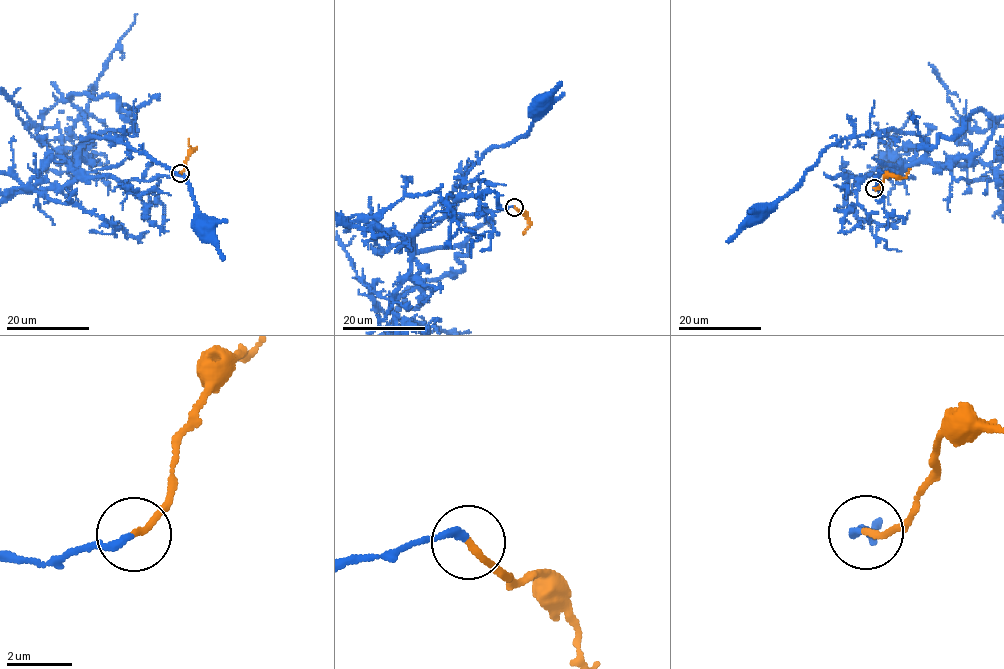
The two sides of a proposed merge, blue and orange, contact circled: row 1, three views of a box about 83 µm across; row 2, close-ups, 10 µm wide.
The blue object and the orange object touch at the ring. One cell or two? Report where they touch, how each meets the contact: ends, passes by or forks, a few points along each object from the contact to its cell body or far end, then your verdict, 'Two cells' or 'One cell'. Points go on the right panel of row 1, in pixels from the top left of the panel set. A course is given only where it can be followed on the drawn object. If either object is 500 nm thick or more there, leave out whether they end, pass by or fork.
Place: (874, 188). At the ring blue ends. At the ring orange ends. Course of blue: (874, 188), (880, 173), (923, 156), (927, 142), (892, 128), (844, 138), (826, 147), (795, 187), (757, 213). Course of orange: (875, 188), (880, 187), (885, 177), (901, 178), (910, 168). One cell

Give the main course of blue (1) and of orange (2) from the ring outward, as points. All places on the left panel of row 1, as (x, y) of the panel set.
1: (180, 173), (127, 182), (89, 177), (77, 173), (81, 137), (127, 144), (180, 172), (205, 227)
2: (180, 172), (193, 150), (188, 138)

